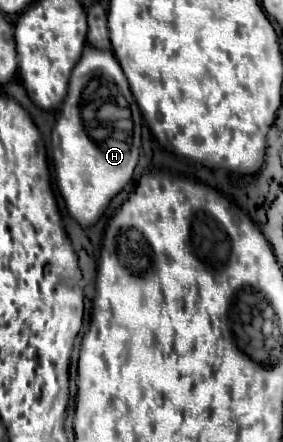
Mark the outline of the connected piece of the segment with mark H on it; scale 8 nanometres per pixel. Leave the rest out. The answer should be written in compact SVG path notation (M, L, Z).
M87 46L71 74L69 94L51 134L57 186L67 212L81 226L95 224L113 196L131 182L141 150L141 120L141 110L113 52Z

